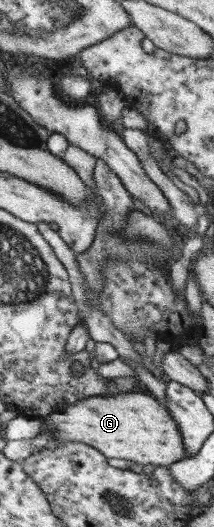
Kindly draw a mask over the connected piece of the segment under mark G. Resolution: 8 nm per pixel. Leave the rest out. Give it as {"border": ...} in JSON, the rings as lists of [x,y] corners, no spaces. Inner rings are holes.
{"border":[[[126,392],[121,393],[121,395],[115,395],[115,397],[97,395],[79,399],[75,403],[57,403],[55,411],[39,417],[39,420],[41,420],[39,434],[43,430],[49,430],[51,436],[53,436],[53,441],[43,448],[52,449],[57,444],[63,444],[63,442],[81,442],[100,451],[107,460],[126,459],[142,466],[149,463],[149,465],[165,466],[166,468],[171,463],[185,458],[185,448],[183,448],[183,440],[181,440],[181,434],[177,430],[177,424],[169,416],[165,405],[156,400],[148,392]]]}

